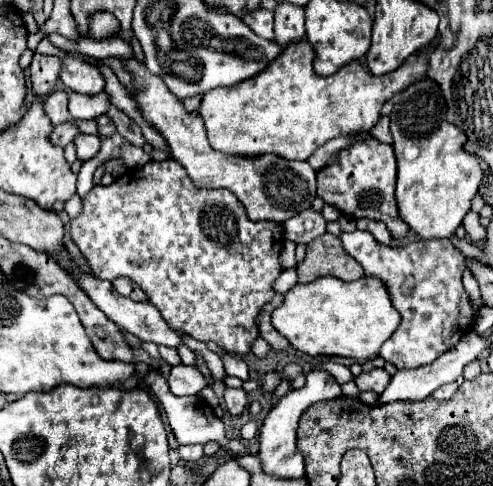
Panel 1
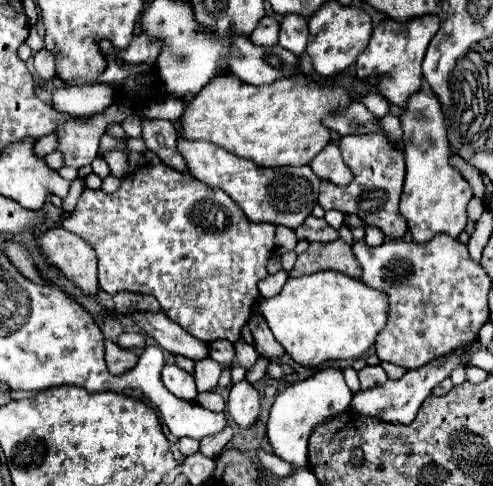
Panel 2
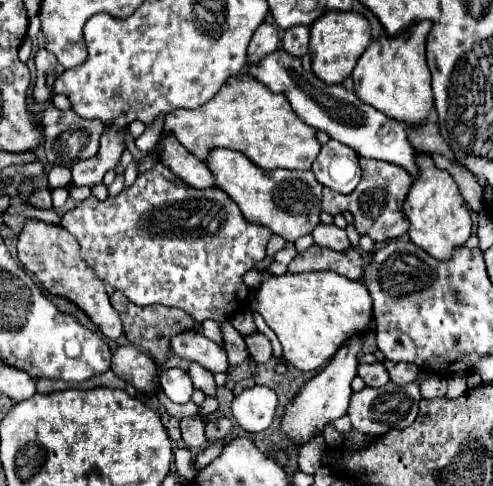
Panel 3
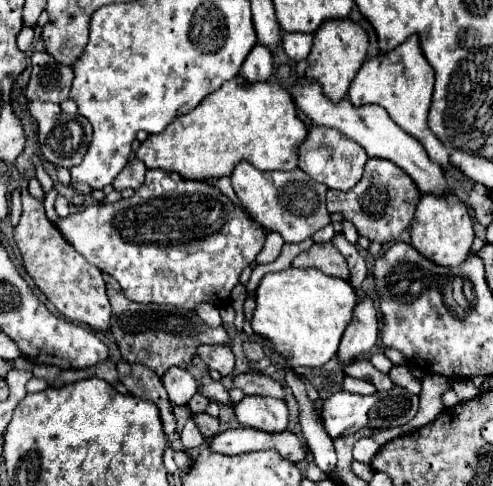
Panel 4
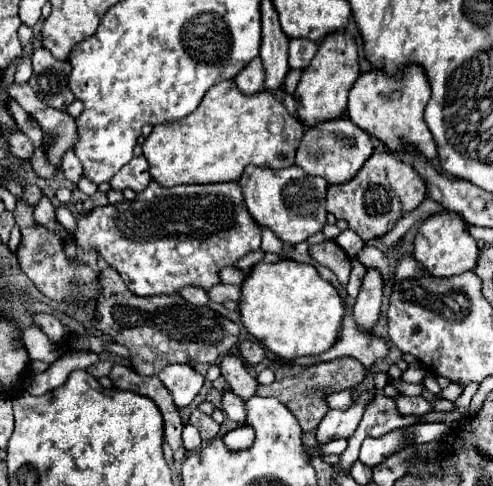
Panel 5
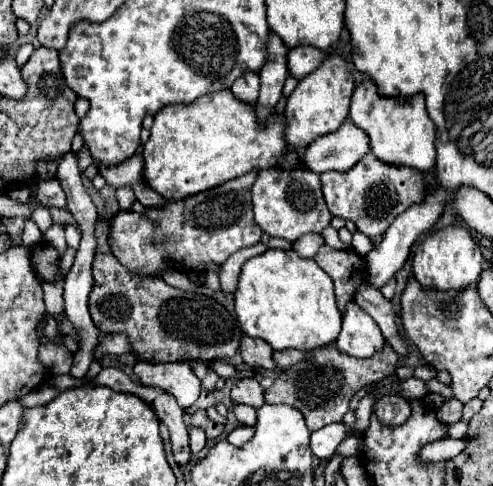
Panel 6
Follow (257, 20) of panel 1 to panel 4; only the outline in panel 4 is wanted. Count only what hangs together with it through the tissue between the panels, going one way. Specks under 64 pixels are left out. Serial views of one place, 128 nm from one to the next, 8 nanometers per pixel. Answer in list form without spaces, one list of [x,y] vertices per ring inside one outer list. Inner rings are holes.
[[[256,44],[256,48],[248,54],[248,60],[244,60],[240,76],[246,82],[266,82],[272,78],[274,72],[274,64],[272,64],[272,56],[268,56],[268,48],[260,48],[260,44]]]

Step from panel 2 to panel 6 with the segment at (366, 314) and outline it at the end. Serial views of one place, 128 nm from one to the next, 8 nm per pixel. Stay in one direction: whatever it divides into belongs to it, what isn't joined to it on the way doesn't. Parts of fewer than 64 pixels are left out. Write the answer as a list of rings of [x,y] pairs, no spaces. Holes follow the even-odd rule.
[[[270,248],[264,254],[246,260],[238,276],[234,304],[236,304],[236,316],[244,334],[250,338],[266,340],[274,350],[320,348],[338,338],[340,324],[342,324],[342,316],[334,298],[332,278],[314,262],[314,258],[302,258],[294,250],[286,252],[280,248]]]

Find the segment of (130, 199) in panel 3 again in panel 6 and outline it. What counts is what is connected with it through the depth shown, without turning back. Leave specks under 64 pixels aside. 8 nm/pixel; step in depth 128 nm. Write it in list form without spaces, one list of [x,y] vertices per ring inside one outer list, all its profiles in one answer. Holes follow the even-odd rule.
[[[250,170],[212,190],[176,202],[164,202],[164,208],[150,208],[148,216],[132,210],[116,214],[110,222],[112,254],[140,276],[160,276],[168,268],[168,260],[198,272],[204,272],[204,262],[224,264],[236,250],[254,246],[262,238],[262,230],[254,224],[250,196],[256,176],[258,170]]]

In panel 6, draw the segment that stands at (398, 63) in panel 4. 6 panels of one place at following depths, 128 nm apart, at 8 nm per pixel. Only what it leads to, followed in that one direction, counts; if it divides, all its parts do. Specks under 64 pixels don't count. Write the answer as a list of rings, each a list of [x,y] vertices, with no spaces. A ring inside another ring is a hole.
[[[366,80],[362,82],[352,96],[350,120],[368,134],[370,150],[376,158],[394,166],[408,166],[420,172],[428,172],[436,164],[434,136],[436,128],[426,114],[424,98],[418,94],[414,98],[382,98],[376,90],[376,84]]]

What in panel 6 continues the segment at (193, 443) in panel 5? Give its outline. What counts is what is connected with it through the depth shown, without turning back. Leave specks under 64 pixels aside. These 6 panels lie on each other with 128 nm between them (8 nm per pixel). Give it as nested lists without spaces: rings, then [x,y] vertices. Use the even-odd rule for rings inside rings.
[[[190,428],[190,448],[192,448],[192,454],[198,456],[206,448],[206,444],[208,444],[206,434],[200,432],[198,428]]]

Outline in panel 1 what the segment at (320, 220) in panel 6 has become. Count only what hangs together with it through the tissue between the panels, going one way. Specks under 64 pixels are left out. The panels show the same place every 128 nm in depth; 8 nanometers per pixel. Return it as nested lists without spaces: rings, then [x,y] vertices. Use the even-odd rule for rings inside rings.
[[[132,58],[124,60],[124,64],[134,74],[136,102],[144,118],[160,130],[172,150],[172,158],[186,168],[188,176],[198,188],[228,188],[244,204],[248,218],[272,220],[276,224],[284,224],[288,218],[312,206],[312,200],[316,198],[316,172],[308,162],[284,160],[272,154],[258,158],[236,158],[212,150],[198,114],[184,112],[182,102],[176,100],[176,96],[164,88],[164,82],[148,72],[142,62]]]

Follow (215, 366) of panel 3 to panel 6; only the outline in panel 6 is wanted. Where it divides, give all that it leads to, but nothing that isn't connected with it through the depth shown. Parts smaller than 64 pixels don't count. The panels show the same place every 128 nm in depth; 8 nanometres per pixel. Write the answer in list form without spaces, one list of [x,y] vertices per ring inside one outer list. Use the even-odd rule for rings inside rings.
[[[242,378],[232,388],[232,400],[236,404],[260,408],[264,404],[264,388],[258,384],[256,378]]]

